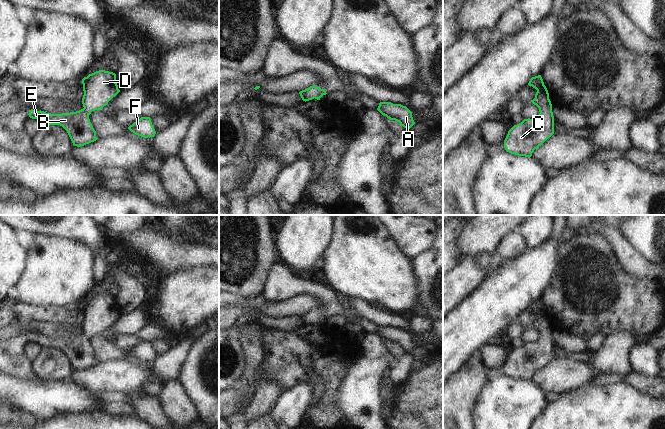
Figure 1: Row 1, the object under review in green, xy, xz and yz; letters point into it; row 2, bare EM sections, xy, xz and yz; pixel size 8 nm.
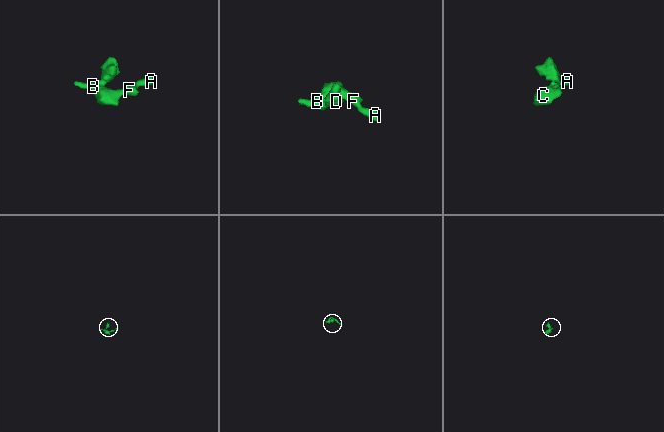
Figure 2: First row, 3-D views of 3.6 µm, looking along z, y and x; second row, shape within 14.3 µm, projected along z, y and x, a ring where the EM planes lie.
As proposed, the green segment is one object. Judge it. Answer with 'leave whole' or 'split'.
leave whole

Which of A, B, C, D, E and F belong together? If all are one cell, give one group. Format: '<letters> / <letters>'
A B C D E F

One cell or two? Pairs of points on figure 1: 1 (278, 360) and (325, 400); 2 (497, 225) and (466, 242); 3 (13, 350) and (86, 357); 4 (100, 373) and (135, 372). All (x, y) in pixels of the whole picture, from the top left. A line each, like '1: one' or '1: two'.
1: one
2: one
3: one
4: one

